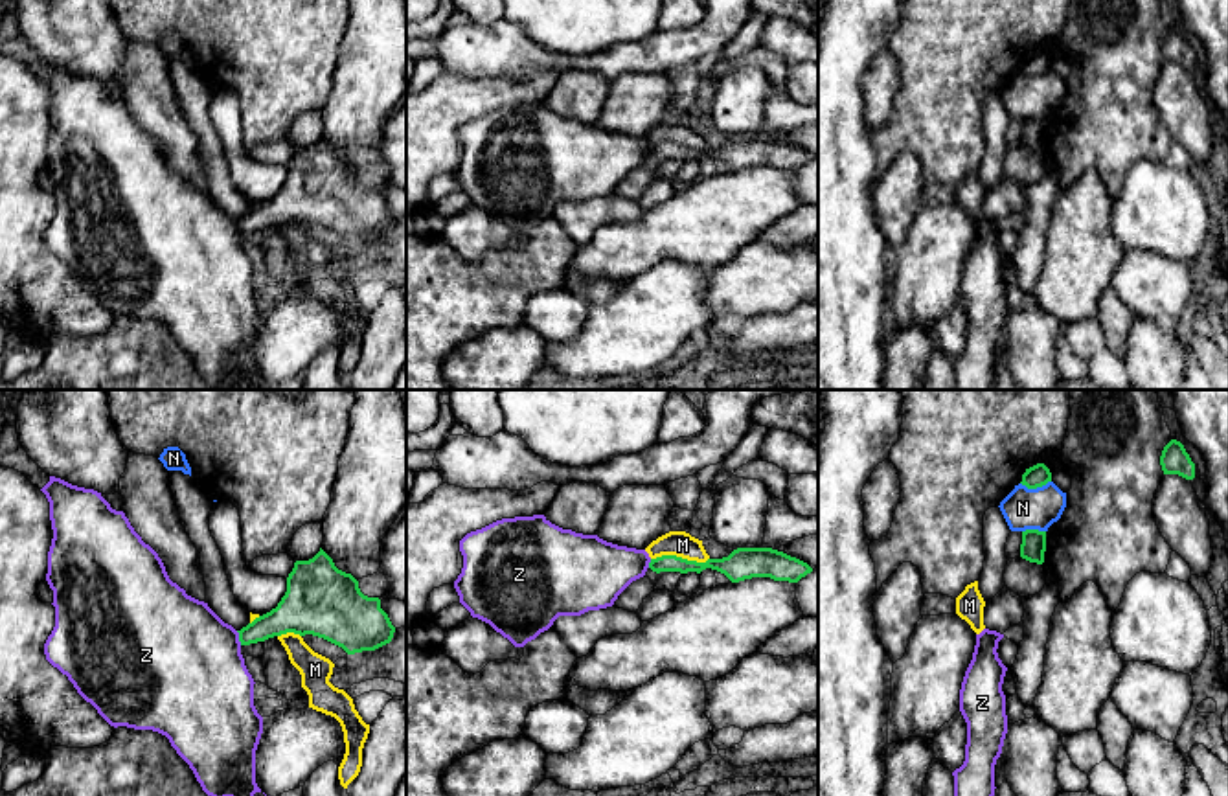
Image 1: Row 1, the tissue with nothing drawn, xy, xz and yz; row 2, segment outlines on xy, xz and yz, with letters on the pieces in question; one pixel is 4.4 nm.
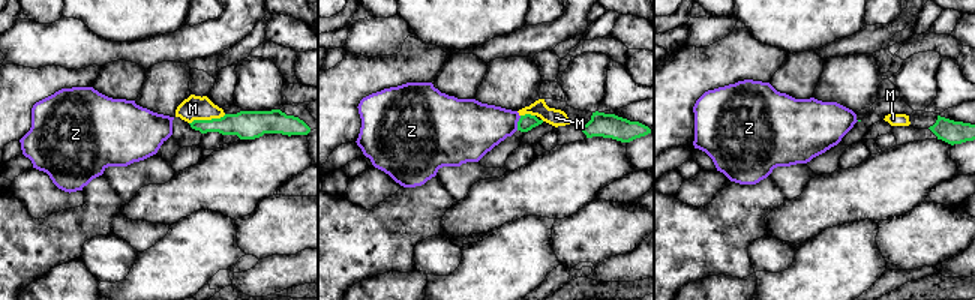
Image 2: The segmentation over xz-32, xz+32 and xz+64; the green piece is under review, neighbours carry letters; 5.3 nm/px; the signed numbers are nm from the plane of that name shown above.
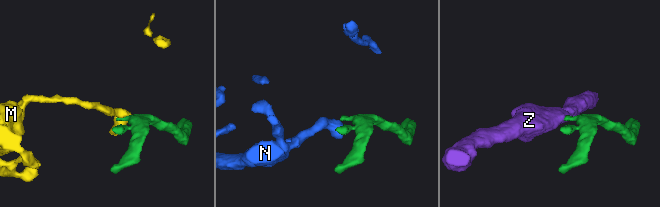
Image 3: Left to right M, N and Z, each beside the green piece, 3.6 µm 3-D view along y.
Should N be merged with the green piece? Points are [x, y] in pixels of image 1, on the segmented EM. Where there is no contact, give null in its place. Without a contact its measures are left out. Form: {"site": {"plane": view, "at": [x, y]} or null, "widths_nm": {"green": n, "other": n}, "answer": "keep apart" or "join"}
{"site": {"plane": "yz", "at": [1035, 488]}, "widths_nm": {"green": 100, "other": 180}, "answer": "keep apart"}

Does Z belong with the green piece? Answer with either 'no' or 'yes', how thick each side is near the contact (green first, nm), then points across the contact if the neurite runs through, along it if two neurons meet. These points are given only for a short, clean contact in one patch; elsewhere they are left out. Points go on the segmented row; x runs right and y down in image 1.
no | 150/480 nm | along xy (236, 631), (241, 644)

